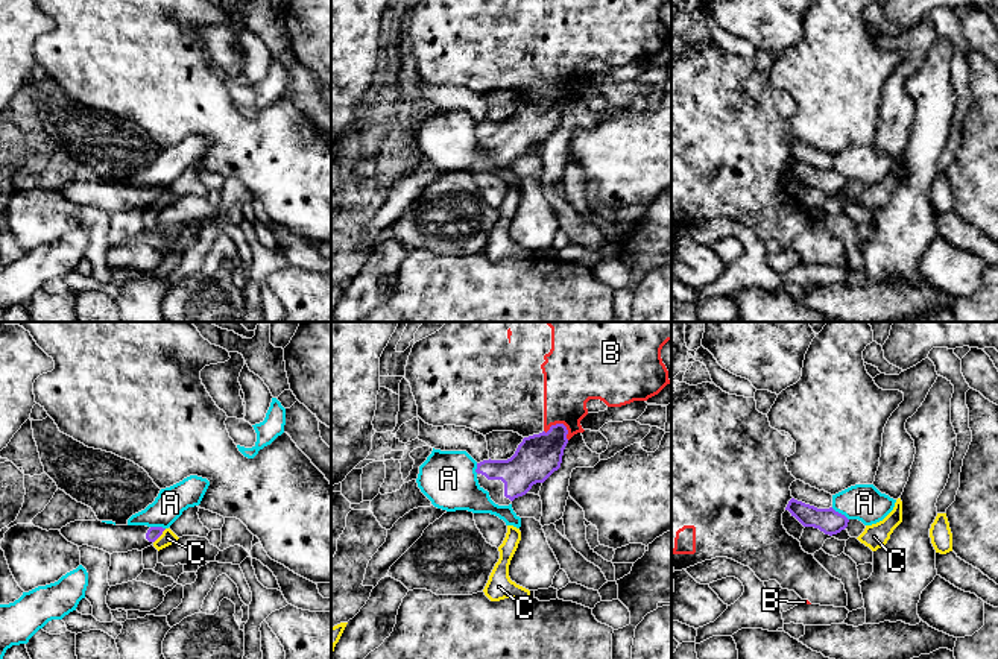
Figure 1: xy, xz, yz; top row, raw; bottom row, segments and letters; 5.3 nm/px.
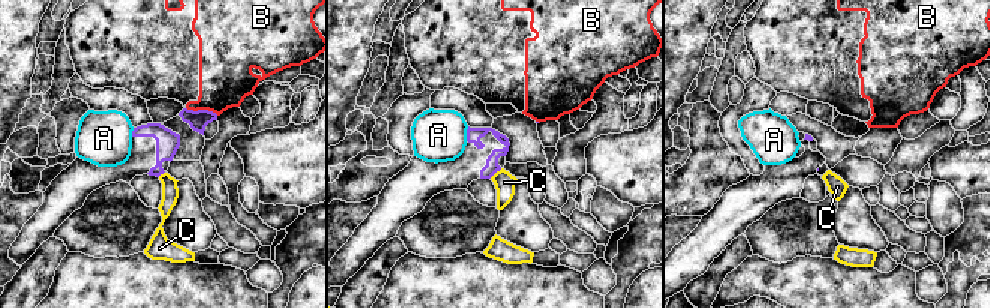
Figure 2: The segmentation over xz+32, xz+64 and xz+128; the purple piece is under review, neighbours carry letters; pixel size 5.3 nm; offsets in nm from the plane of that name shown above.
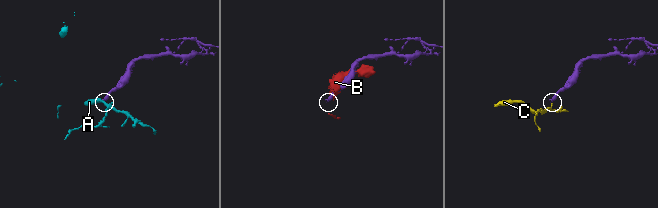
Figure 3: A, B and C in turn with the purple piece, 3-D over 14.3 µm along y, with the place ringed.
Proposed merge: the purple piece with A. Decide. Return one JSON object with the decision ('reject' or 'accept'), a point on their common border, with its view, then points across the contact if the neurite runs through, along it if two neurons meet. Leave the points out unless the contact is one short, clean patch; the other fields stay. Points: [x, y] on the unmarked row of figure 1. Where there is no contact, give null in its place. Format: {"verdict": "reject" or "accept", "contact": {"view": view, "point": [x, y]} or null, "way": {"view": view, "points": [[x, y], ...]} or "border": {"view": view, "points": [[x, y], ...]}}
{"verdict": "reject", "contact": {"view": "yz", "point": [840, 173]}, "border": {"view": "yz", "points": [[831, 167], [848, 179]]}}

